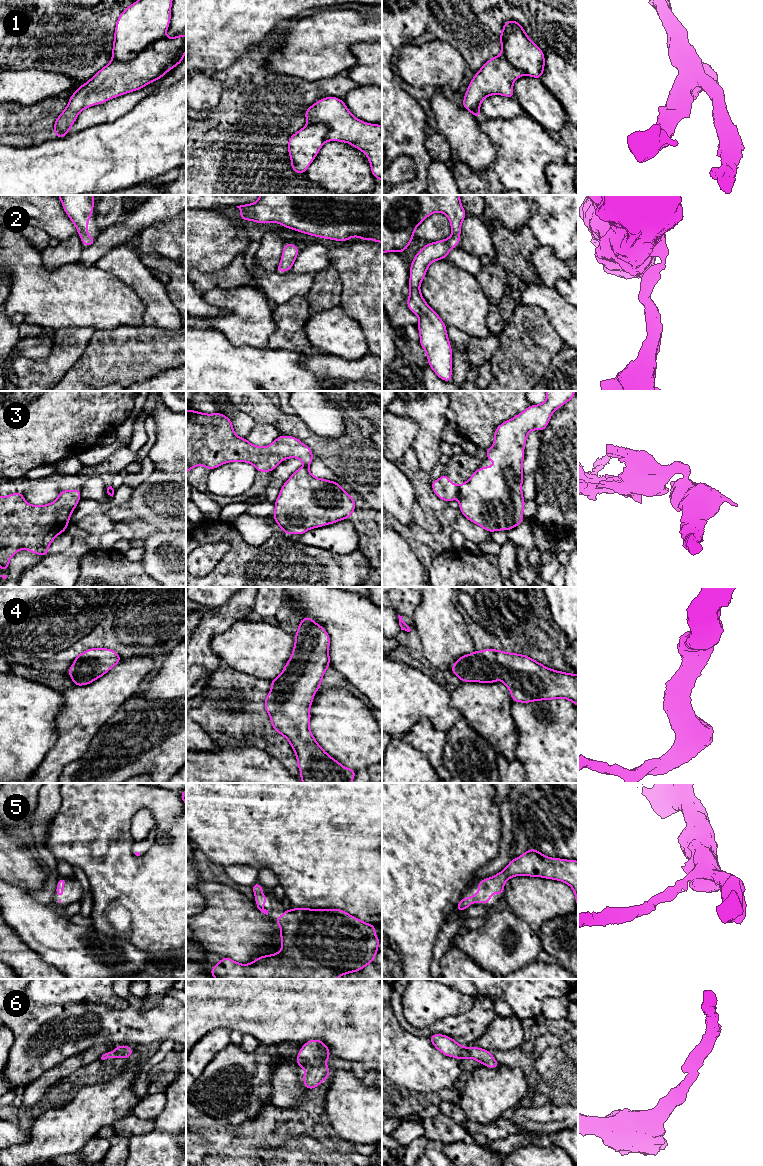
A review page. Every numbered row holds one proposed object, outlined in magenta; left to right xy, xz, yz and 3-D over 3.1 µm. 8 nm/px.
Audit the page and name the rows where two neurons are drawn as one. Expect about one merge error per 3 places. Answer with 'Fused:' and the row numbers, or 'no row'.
Fused: 1, 3

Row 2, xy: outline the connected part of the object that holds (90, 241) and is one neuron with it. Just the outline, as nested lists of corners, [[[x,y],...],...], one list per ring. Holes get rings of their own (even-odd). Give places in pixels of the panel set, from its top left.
[[[57,195],[67,216],[75,225],[84,248],[94,244],[96,237],[88,236],[88,220],[95,207],[94,195]]]

